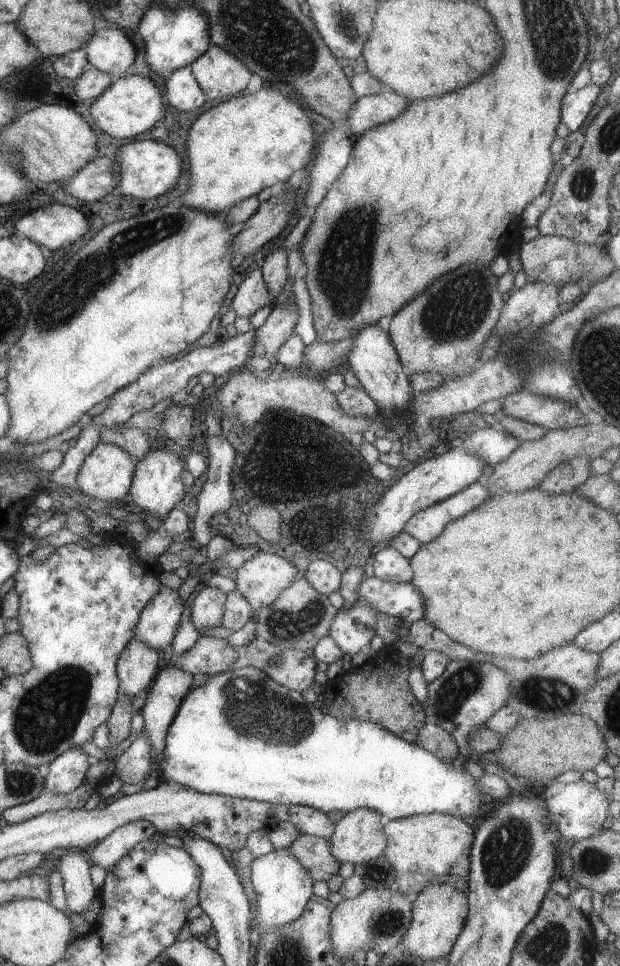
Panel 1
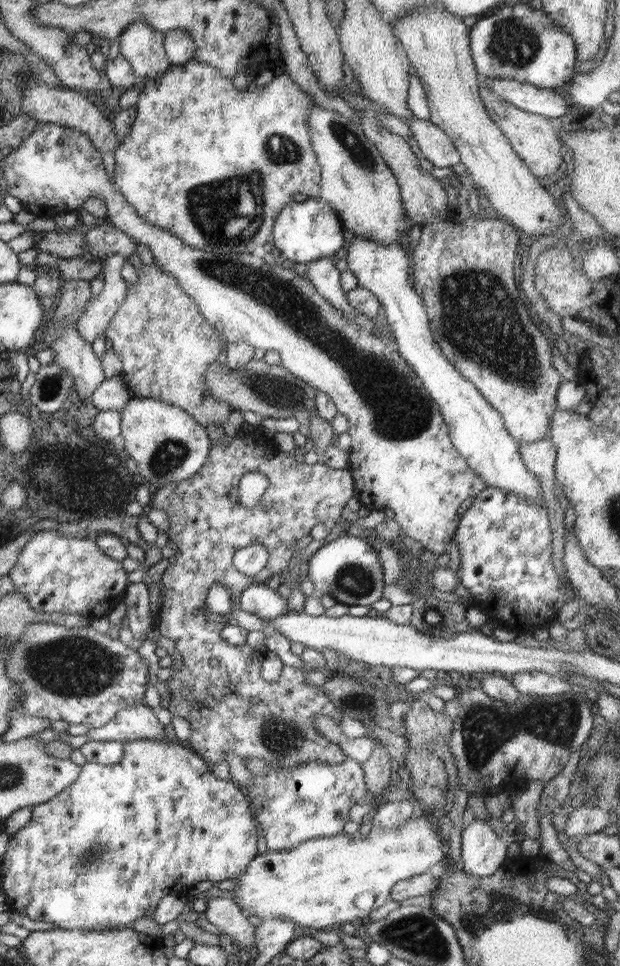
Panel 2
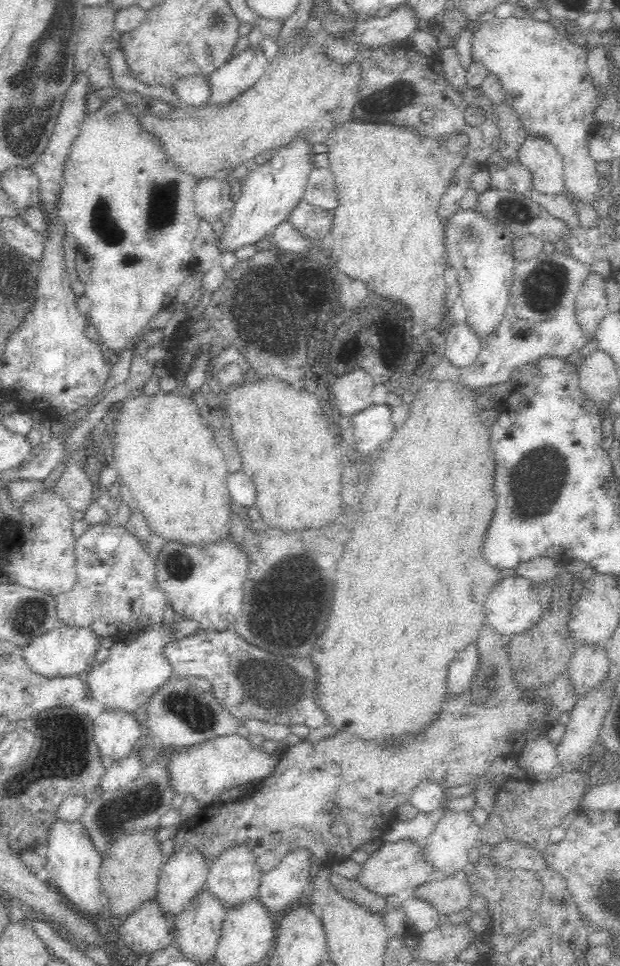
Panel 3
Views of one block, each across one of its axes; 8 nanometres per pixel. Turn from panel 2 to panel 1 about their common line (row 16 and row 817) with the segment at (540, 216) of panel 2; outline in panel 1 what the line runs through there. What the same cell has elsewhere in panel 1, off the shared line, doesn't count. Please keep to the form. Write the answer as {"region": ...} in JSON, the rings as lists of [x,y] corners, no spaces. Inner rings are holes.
{"region":[[[422,813],[388,820],[383,829],[388,844],[382,855],[396,871],[396,888],[412,900],[430,884],[436,884],[447,876],[467,878],[475,831],[462,817],[446,813]],[[428,882],[429,885],[426,886]]]}

